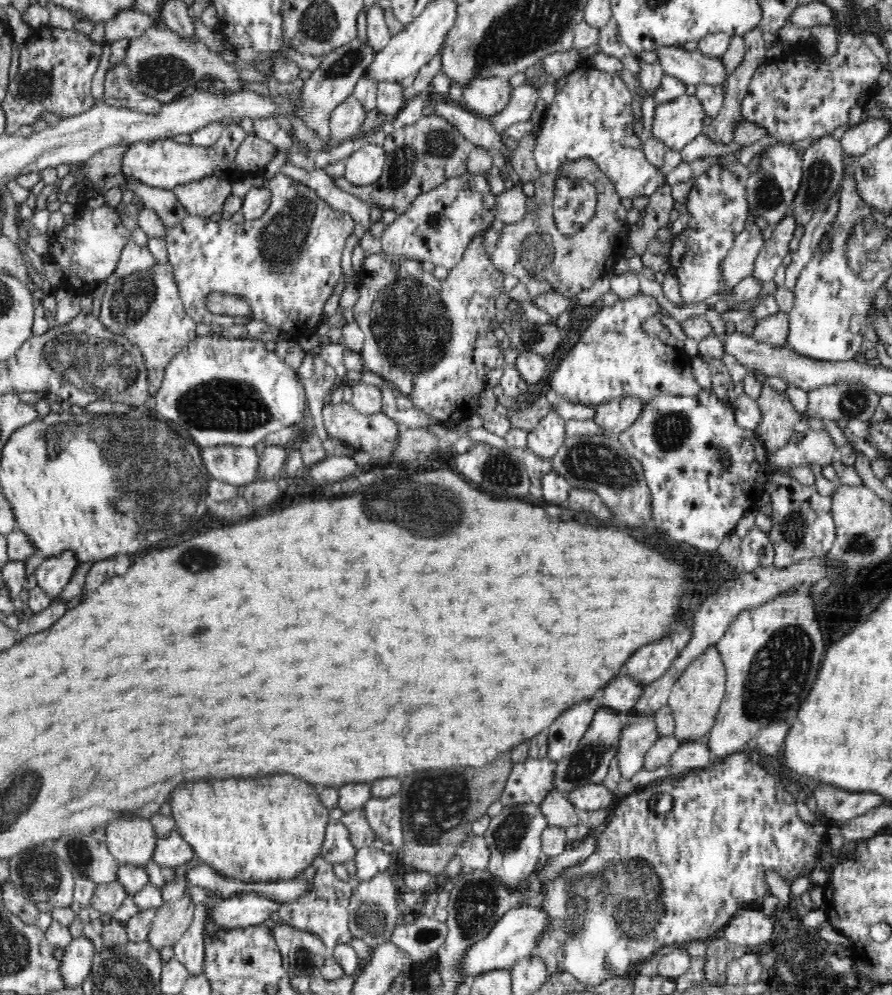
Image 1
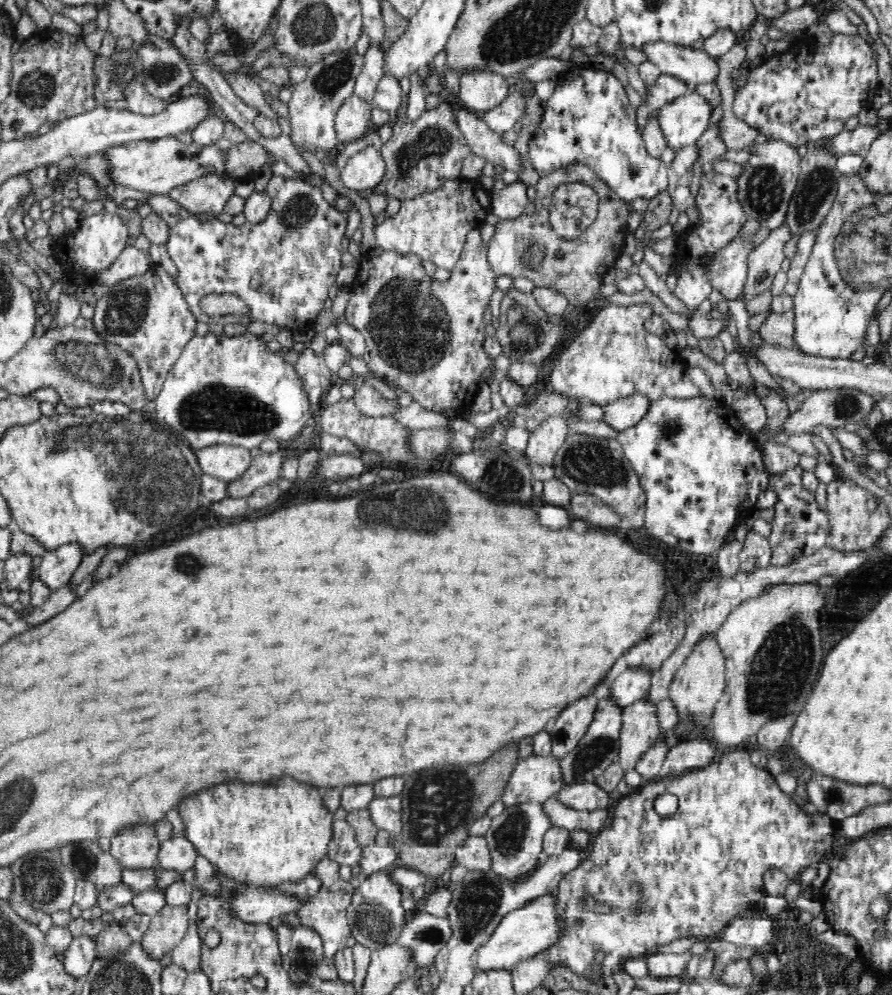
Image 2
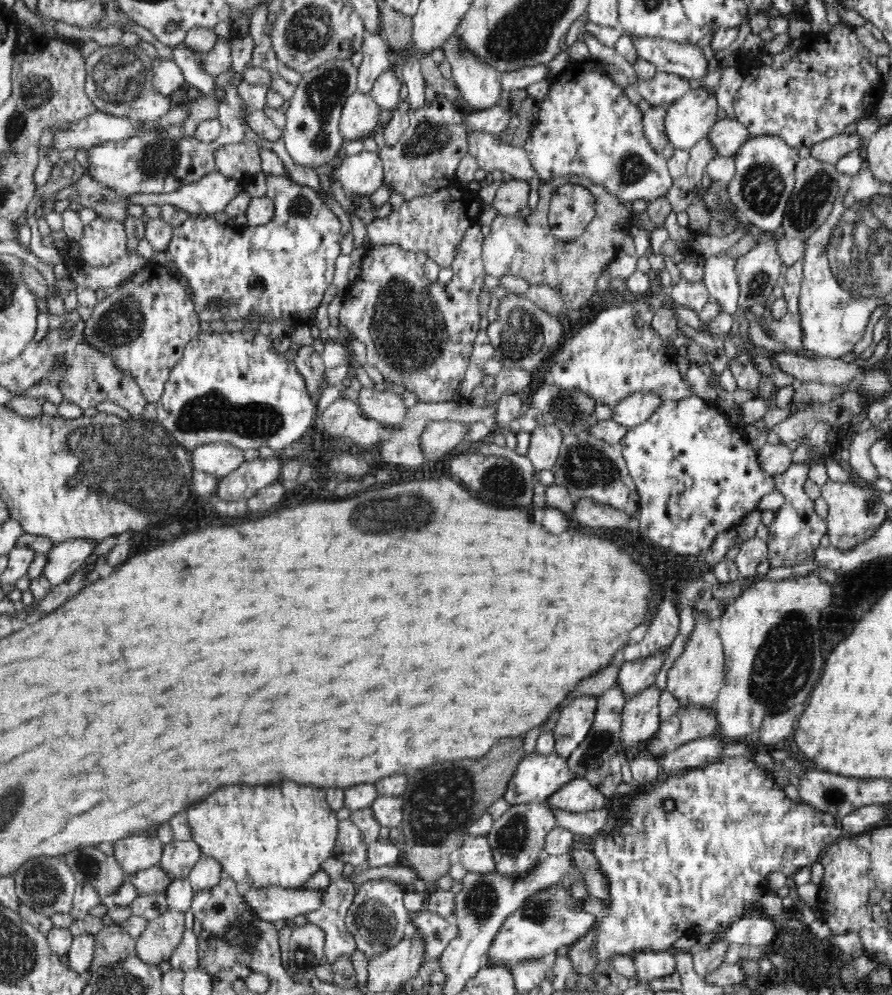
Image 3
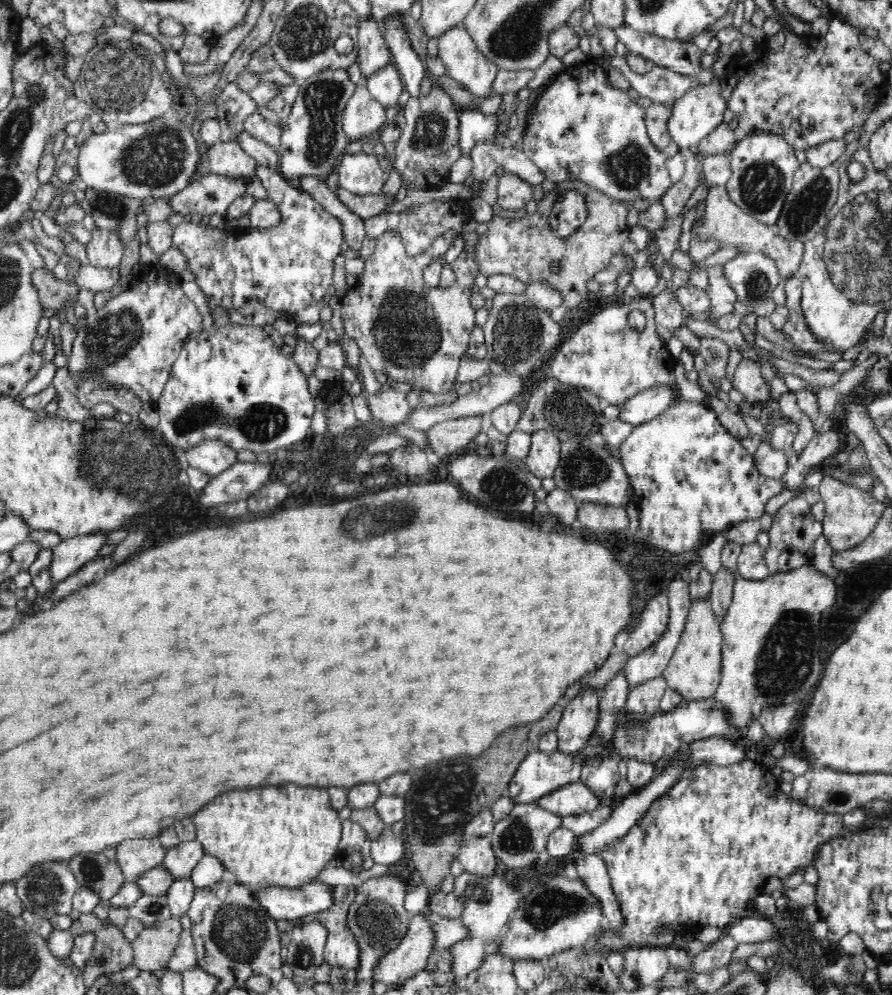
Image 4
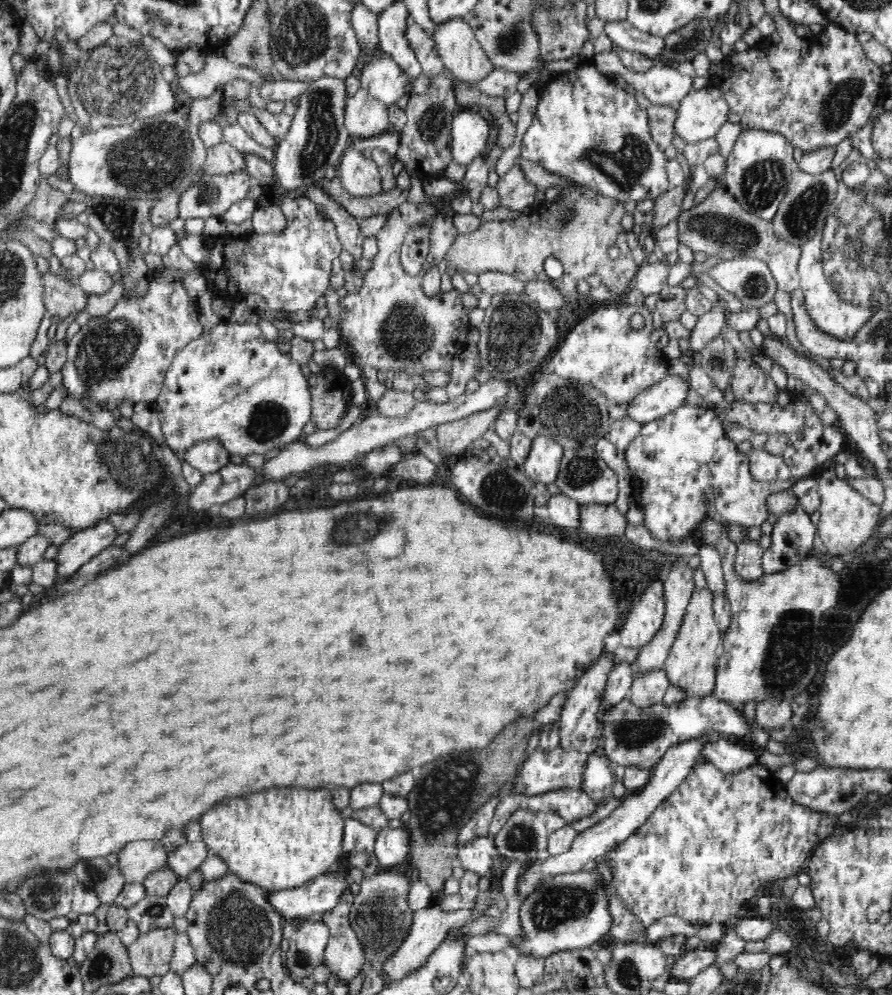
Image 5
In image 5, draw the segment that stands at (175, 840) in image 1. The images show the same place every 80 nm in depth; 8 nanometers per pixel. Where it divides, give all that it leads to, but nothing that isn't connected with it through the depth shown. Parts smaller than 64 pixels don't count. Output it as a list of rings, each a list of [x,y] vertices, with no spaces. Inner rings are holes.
[[[184,842],[167,854],[167,867],[178,879],[184,879],[197,870],[207,855],[207,847],[202,842]]]

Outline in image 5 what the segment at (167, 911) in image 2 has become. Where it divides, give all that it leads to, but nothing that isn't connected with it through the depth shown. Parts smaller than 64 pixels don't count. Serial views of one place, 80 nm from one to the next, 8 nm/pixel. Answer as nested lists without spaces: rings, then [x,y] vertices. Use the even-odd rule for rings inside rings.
[[[176,928],[150,929],[141,932],[138,938],[128,946],[133,973],[138,976],[164,976],[170,971],[169,962],[174,952]]]

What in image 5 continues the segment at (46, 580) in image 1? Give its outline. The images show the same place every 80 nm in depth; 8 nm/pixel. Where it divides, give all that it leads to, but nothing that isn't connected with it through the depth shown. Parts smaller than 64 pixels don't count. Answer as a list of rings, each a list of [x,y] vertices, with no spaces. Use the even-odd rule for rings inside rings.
[[[102,520],[92,528],[76,532],[57,548],[55,558],[56,572],[60,578],[72,576],[79,568],[92,558],[98,556],[107,546],[113,544],[116,524],[110,520]]]

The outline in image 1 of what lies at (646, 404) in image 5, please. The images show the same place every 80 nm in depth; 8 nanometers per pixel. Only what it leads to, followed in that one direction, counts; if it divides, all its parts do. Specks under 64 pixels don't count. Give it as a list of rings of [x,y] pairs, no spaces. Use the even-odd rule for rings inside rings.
[[[633,397],[612,399],[596,407],[593,421],[602,432],[618,436],[637,419],[642,404],[644,402]]]

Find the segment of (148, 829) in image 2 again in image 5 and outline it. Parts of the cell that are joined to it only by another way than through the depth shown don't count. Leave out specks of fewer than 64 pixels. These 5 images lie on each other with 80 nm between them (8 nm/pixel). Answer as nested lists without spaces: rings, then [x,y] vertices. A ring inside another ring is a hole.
[[[161,840],[130,842],[119,850],[117,857],[126,883],[142,883],[149,872],[167,866],[167,853]]]

